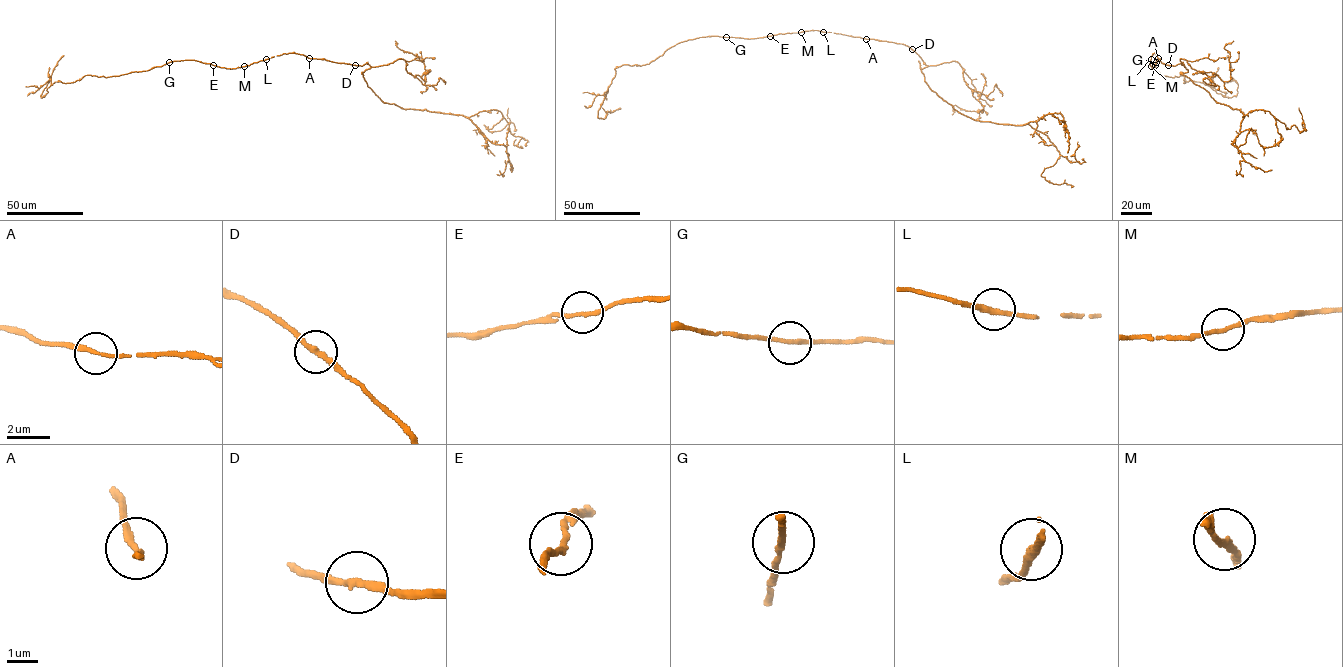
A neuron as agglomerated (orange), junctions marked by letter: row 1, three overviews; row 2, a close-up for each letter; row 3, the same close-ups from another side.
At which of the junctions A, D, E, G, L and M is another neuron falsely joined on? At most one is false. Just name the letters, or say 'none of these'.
none of these

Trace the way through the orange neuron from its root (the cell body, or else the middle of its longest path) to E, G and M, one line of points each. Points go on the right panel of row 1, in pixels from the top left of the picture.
E: (1157, 56), (1154, 53), (1149, 61), (1152, 68), (1154, 65)
G: (1157, 56), (1154, 53), (1149, 61), (1152, 68), (1156, 62)
M: (1157, 56), (1154, 53), (1151, 56), (1151, 66)

